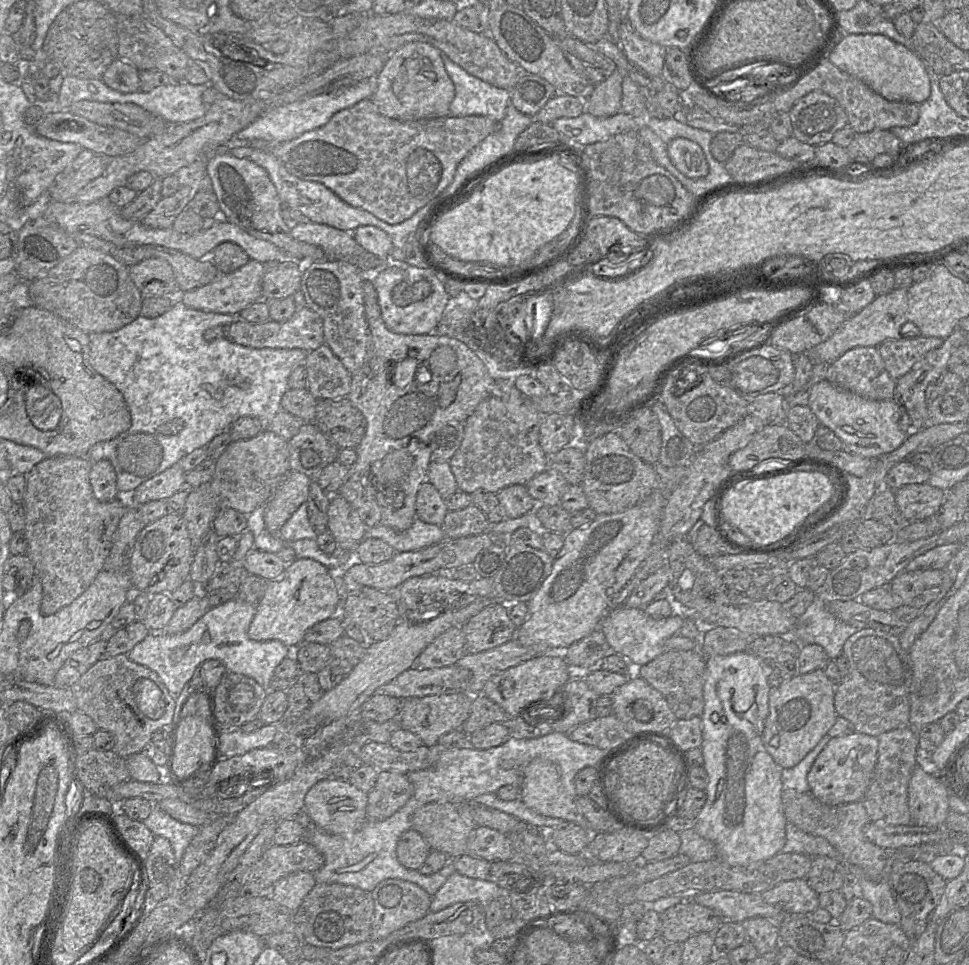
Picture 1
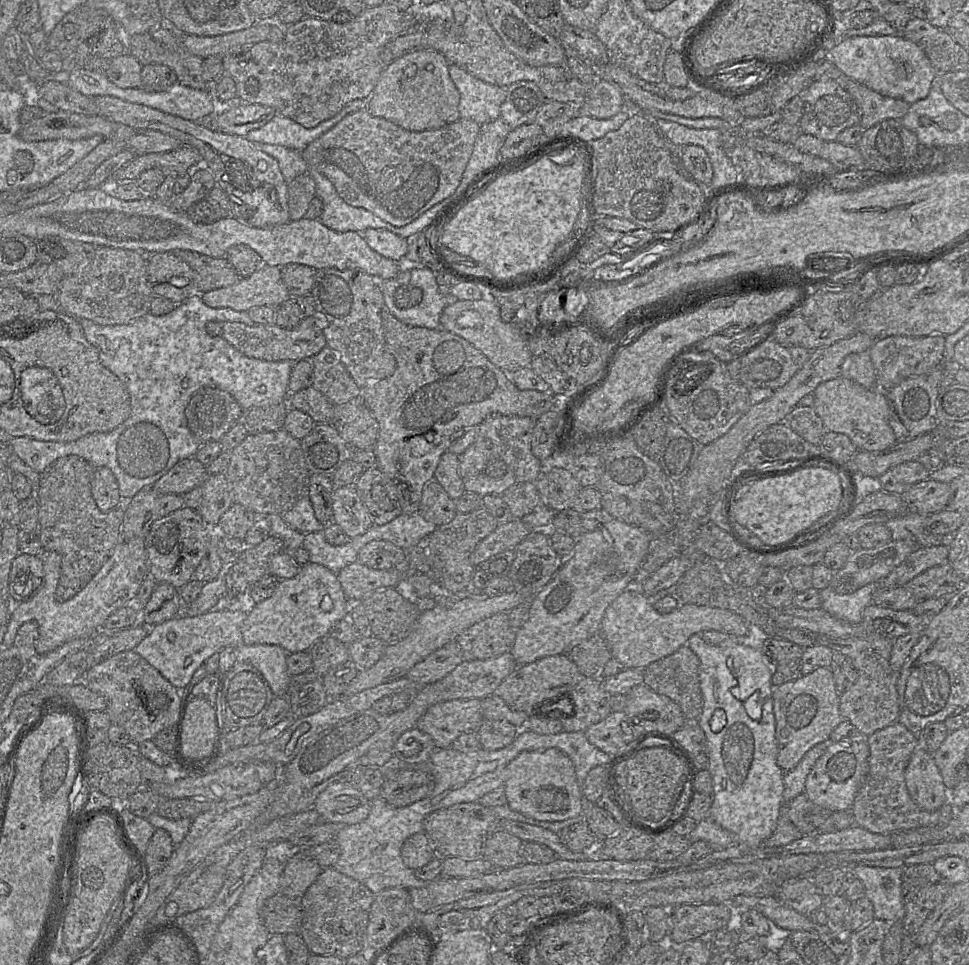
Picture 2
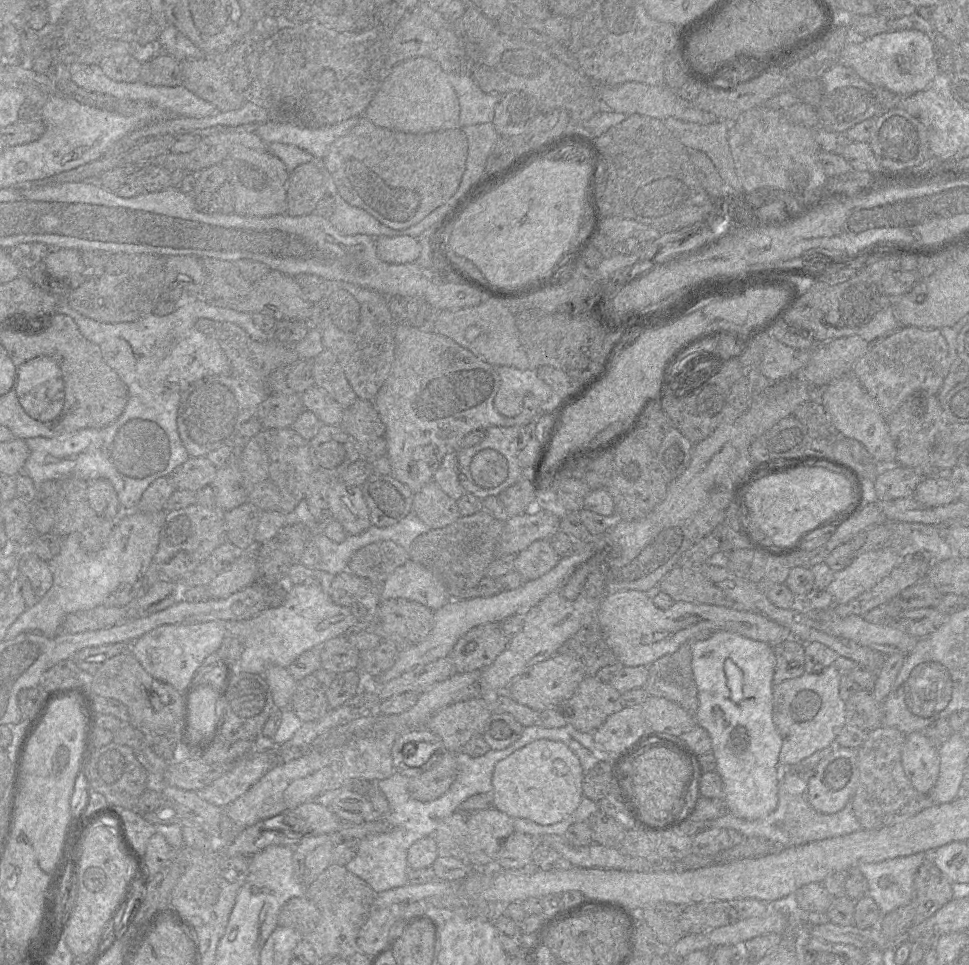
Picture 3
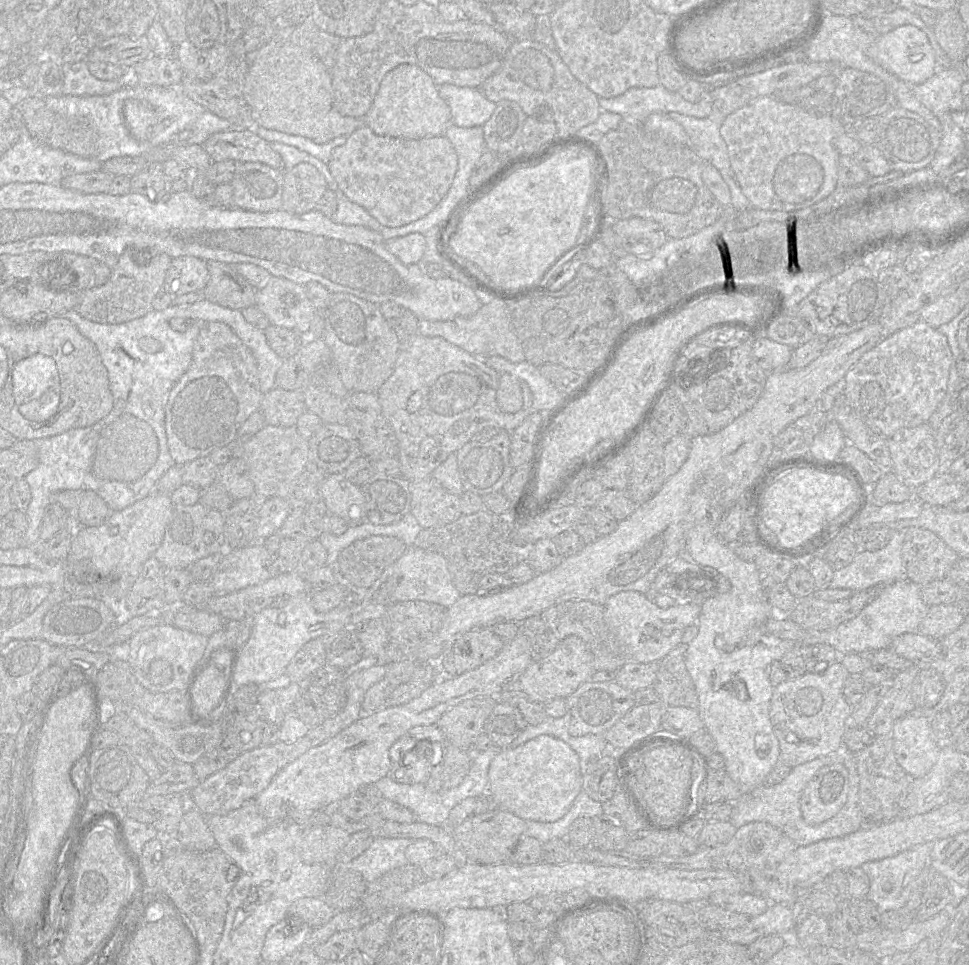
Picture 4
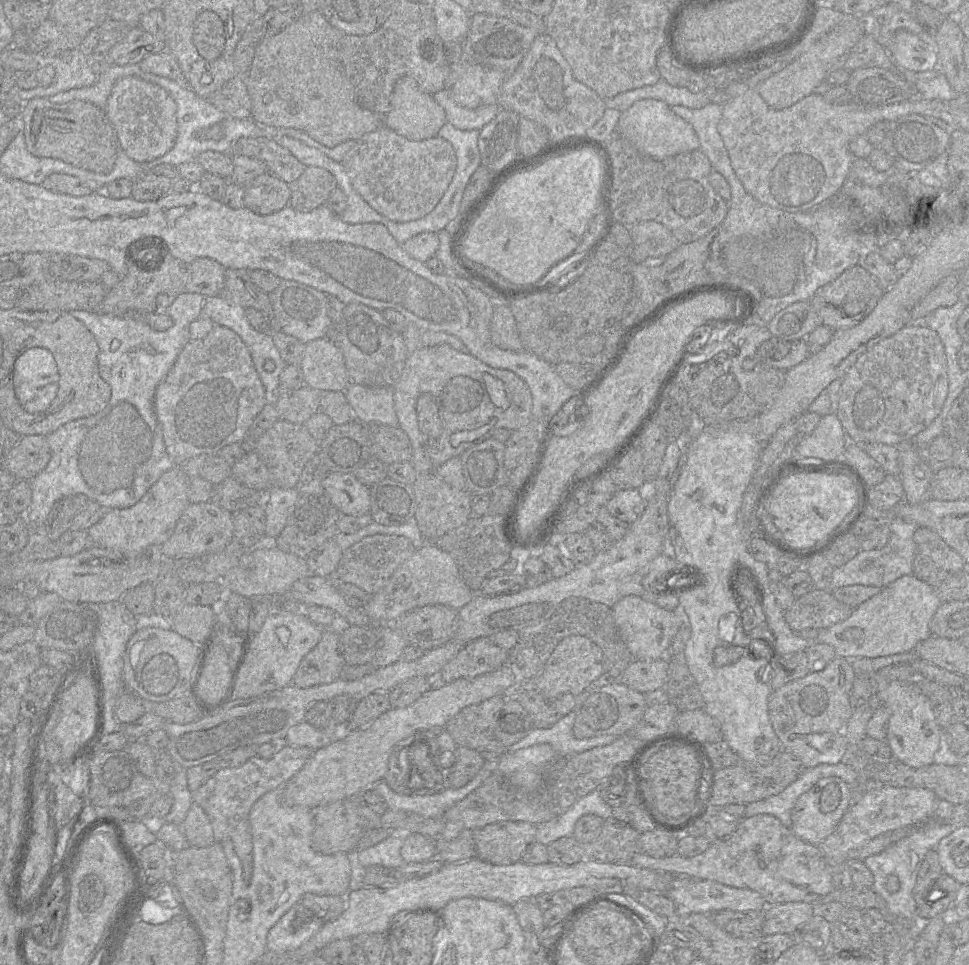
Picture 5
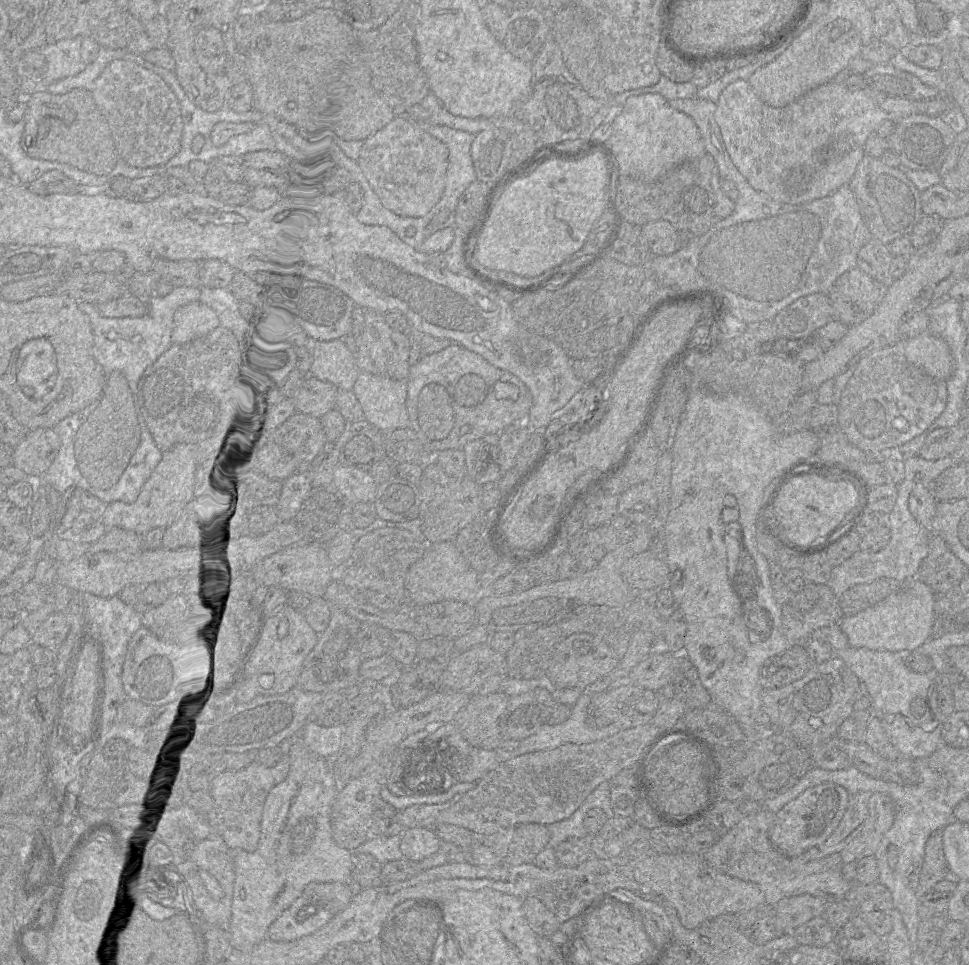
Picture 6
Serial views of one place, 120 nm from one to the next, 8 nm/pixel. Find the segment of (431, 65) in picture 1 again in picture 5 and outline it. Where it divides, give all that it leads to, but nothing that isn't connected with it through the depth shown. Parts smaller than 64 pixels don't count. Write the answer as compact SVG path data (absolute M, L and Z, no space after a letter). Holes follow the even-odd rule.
M403 77L397 81L391 97L390 110L384 116L384 126L409 140L422 141L437 137L439 130L446 123L443 108L432 95L424 92L413 78Z

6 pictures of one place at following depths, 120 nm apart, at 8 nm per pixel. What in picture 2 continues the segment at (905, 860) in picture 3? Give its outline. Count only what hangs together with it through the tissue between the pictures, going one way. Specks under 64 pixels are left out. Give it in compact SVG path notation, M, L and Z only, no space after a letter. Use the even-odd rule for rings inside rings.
M847 866L862 881L865 897L873 904L874 917L886 922L901 922L905 915L902 897L904 868Z

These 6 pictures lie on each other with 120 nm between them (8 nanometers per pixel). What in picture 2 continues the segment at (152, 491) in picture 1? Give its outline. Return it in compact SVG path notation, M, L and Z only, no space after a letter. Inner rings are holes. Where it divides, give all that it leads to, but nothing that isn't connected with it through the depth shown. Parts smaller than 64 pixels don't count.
M193 456L177 462L152 488L159 495L183 495L201 486L207 477L206 466Z

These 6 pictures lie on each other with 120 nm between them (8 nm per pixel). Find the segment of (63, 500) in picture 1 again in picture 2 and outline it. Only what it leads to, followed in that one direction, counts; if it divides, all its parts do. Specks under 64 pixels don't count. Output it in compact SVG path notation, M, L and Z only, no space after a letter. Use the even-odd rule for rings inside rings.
M80 456L61 457L40 473L34 492L39 505L37 535L43 550L56 551L61 556L61 573L55 591L55 599L60 603L87 585L121 540L124 503L107 512L99 509L91 492L94 471L95 467Z

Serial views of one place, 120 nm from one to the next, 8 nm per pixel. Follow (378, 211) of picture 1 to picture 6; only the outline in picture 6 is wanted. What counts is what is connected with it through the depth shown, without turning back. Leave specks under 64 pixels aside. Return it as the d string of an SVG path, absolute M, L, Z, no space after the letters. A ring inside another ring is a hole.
M407 116L395 117L387 126L366 139L357 165L388 210L399 216L422 217L439 202L445 189L449 150L428 133L426 124Z

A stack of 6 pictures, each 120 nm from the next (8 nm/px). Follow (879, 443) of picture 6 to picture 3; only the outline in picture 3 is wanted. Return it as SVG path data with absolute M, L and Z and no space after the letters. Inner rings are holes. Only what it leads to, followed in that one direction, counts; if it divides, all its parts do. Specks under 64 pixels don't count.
M902 326L892 335L872 343L868 351L853 366L852 374L878 404L882 415L889 418L905 400L916 391L927 391L937 395L948 371L948 344L940 329L922 329Z

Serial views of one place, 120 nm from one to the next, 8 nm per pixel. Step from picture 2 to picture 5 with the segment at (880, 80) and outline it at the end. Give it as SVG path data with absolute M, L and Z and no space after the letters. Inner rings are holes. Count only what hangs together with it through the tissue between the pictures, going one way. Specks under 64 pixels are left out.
M899 30L888 48L896 67L913 72L937 69L938 55L918 36Z

